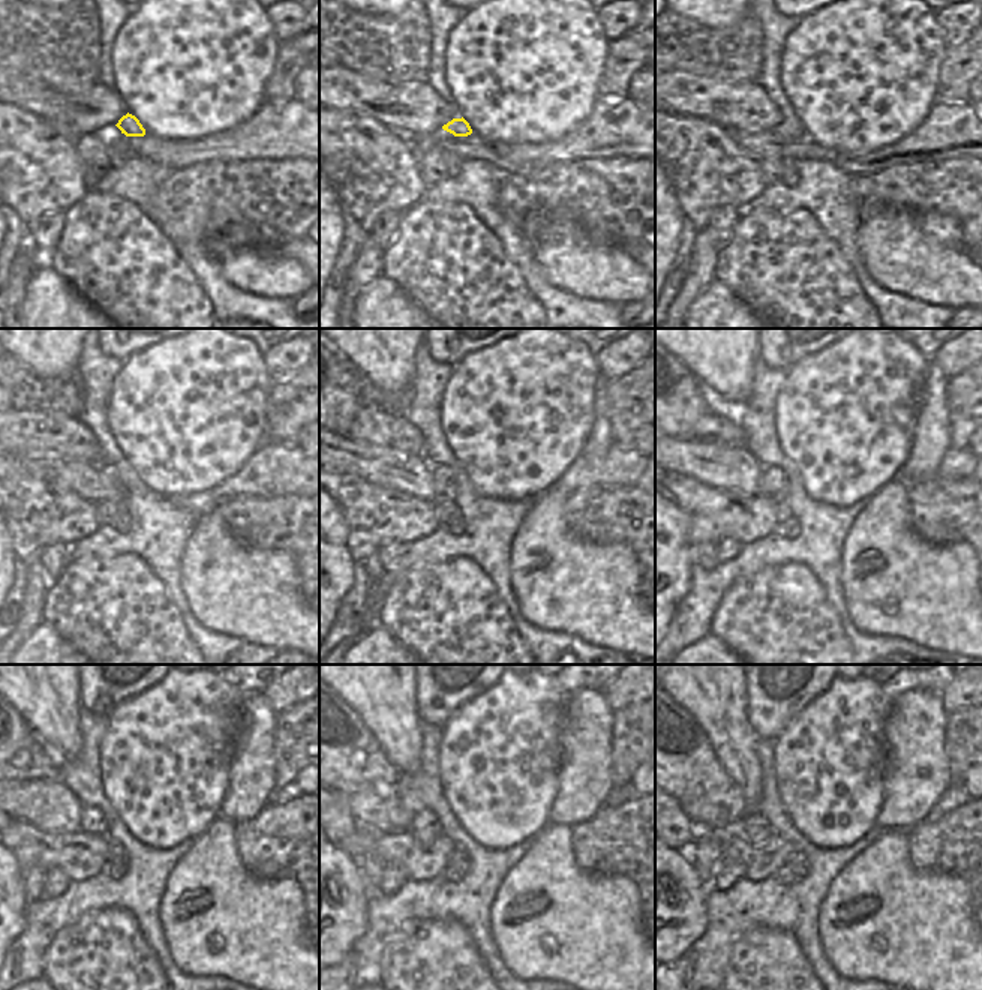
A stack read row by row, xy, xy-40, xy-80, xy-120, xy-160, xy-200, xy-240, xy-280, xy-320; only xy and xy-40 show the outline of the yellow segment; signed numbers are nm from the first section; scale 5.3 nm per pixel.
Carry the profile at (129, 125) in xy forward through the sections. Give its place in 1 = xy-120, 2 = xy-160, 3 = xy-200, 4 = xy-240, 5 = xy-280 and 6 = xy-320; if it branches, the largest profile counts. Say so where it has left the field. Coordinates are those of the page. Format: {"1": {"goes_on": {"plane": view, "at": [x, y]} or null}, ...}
{"1": {"goes_on": {"plane": "xy-120", "at": [108, 471]}}, "2": {"goes_on": {"plane": "xy-160", "at": [444, 483]}}, "3": {"goes_on": {"plane": "xy-200", "at": [772, 483]}}, "4": {"goes_on": {"plane": "xy-240", "at": [93, 821]}}, "5": {"goes_on": {"plane": "xy-280", "at": [425, 825]}}, "6": {"goes_on": {"plane": "xy-320", "at": [756, 830]}}}

